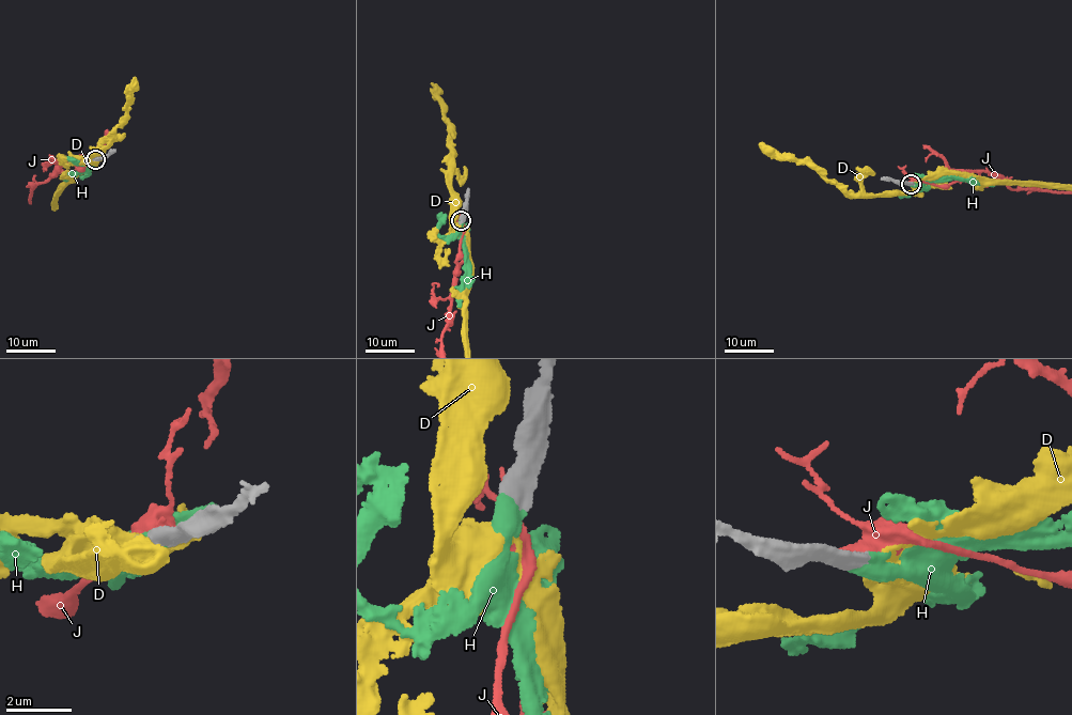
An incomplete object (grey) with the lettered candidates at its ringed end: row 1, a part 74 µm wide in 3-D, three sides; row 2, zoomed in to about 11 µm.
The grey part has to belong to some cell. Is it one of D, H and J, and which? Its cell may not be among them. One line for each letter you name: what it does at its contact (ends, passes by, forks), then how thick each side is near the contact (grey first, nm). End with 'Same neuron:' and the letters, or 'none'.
H: it ends there; 500 nm thick on the grey side, 650 nm on the other
Same neuron: H

